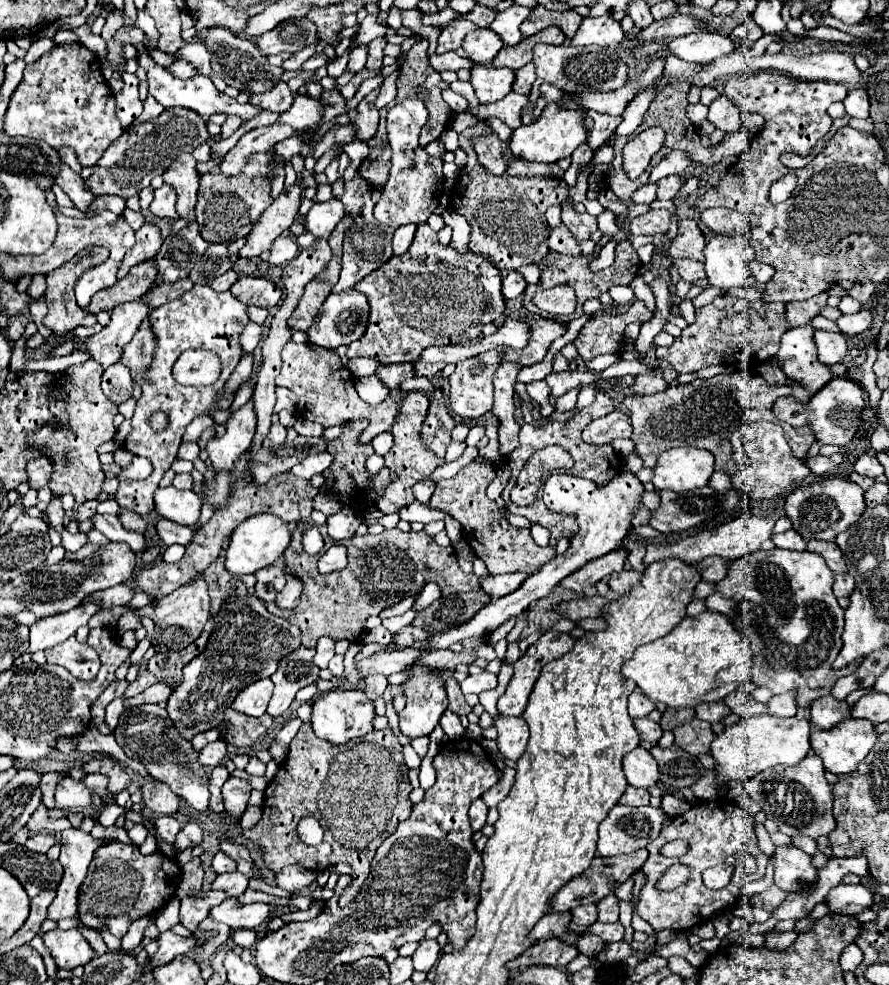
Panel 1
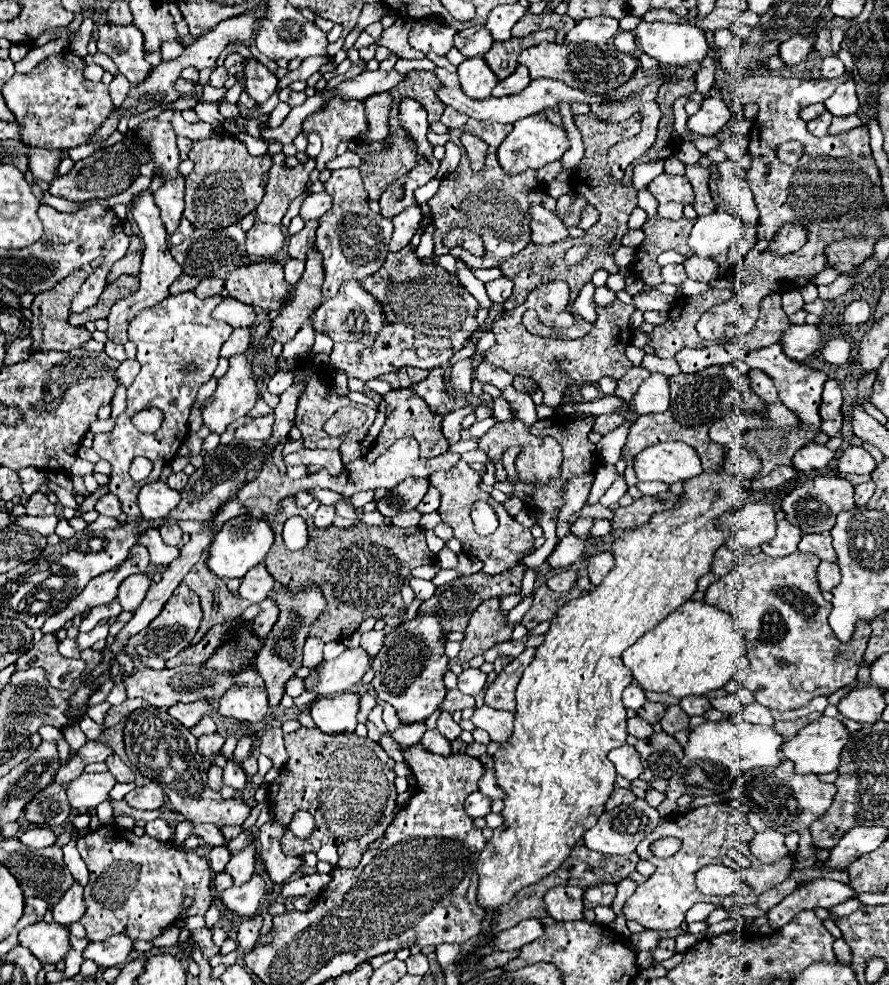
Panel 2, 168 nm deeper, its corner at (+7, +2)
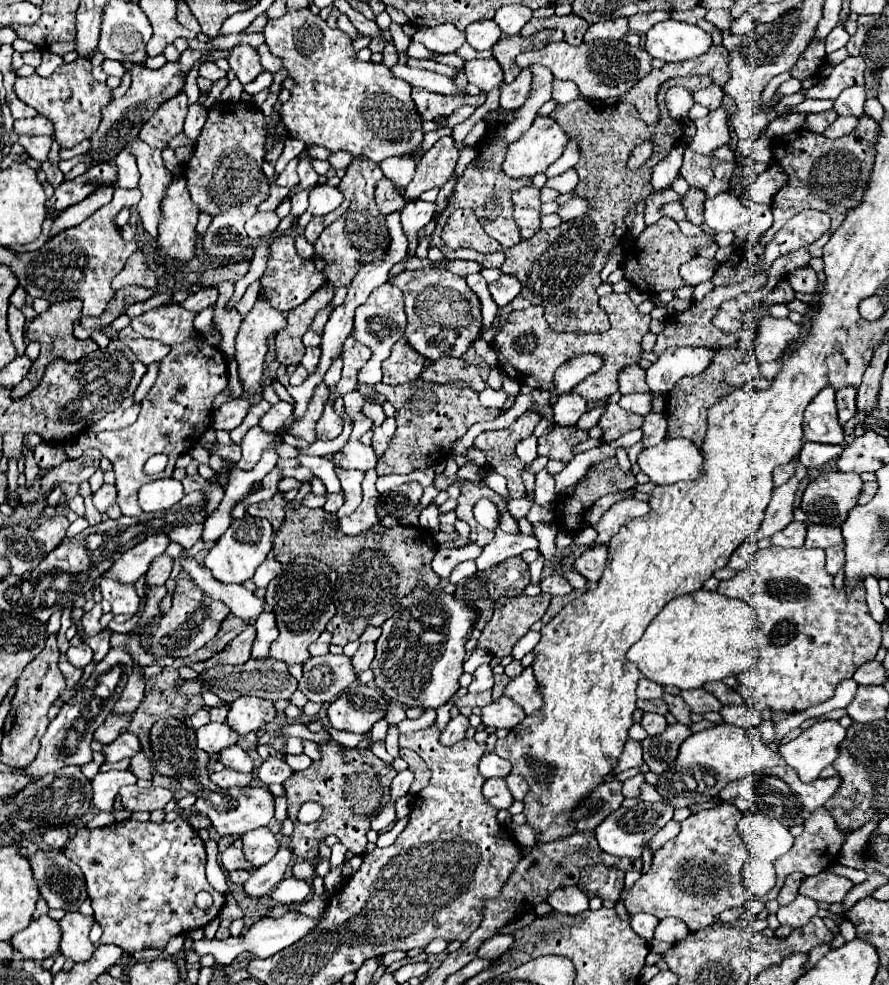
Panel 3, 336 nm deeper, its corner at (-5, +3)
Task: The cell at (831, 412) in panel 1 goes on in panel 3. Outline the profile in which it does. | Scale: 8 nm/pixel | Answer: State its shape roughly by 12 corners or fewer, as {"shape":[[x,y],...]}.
{"shape":[[843,387],[835,393],[839,423],[847,423],[855,413],[857,389]]}

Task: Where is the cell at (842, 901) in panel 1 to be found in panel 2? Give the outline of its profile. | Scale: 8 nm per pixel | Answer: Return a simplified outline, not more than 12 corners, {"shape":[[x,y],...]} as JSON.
{"shape":[[819,878],[799,886],[767,912],[779,930],[801,910],[833,908],[857,892]]}

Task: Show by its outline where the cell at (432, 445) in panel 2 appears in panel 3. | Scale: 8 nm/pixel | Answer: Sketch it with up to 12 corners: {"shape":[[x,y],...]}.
{"shape":[[377,383],[397,429],[377,475],[433,467],[503,409],[469,385]]}

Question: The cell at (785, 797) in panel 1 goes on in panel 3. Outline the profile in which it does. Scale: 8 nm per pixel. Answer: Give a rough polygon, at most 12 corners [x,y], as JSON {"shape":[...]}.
{"shape":[[789,765],[755,773],[755,807],[785,827],[835,793],[841,777],[803,783]]}

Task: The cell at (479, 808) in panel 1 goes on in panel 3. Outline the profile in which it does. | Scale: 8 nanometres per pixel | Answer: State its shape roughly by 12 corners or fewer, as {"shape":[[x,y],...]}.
{"shape":[[505,777],[487,779],[483,795],[495,809],[513,803]]}

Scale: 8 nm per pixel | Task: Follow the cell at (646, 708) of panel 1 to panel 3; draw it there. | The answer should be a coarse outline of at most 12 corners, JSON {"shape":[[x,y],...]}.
{"shape":[[641,677],[639,699],[659,699],[663,687]]}

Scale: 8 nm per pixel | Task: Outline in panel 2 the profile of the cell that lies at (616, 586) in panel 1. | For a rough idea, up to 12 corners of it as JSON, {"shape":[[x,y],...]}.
{"shape":[[611,552],[591,556],[587,562],[591,584],[599,586],[613,566]]}

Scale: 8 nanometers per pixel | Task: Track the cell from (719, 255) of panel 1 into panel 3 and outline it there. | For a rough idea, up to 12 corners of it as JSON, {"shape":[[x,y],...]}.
{"shape":[[733,191],[705,199],[705,225],[737,231],[749,209]]}

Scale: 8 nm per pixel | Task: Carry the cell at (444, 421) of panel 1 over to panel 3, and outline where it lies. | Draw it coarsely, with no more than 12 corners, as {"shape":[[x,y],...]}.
{"shape":[[439,357],[423,369],[421,379],[459,381],[483,391],[479,369],[457,357]]}

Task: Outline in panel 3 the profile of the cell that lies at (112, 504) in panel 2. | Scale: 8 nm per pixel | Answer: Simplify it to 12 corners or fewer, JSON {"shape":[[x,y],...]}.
{"shape":[[105,483],[93,493],[93,505],[105,513],[115,503],[115,487]]}

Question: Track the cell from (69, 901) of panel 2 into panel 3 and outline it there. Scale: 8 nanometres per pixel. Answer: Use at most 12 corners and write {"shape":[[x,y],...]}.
{"shape":[[67,913],[59,921],[59,955],[73,963],[93,957],[93,917]]}

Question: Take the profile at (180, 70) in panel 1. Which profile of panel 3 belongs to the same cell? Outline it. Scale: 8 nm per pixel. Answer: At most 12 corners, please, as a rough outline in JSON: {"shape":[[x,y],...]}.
{"shape":[[203,63],[199,75],[211,81],[225,77],[215,63]]}

